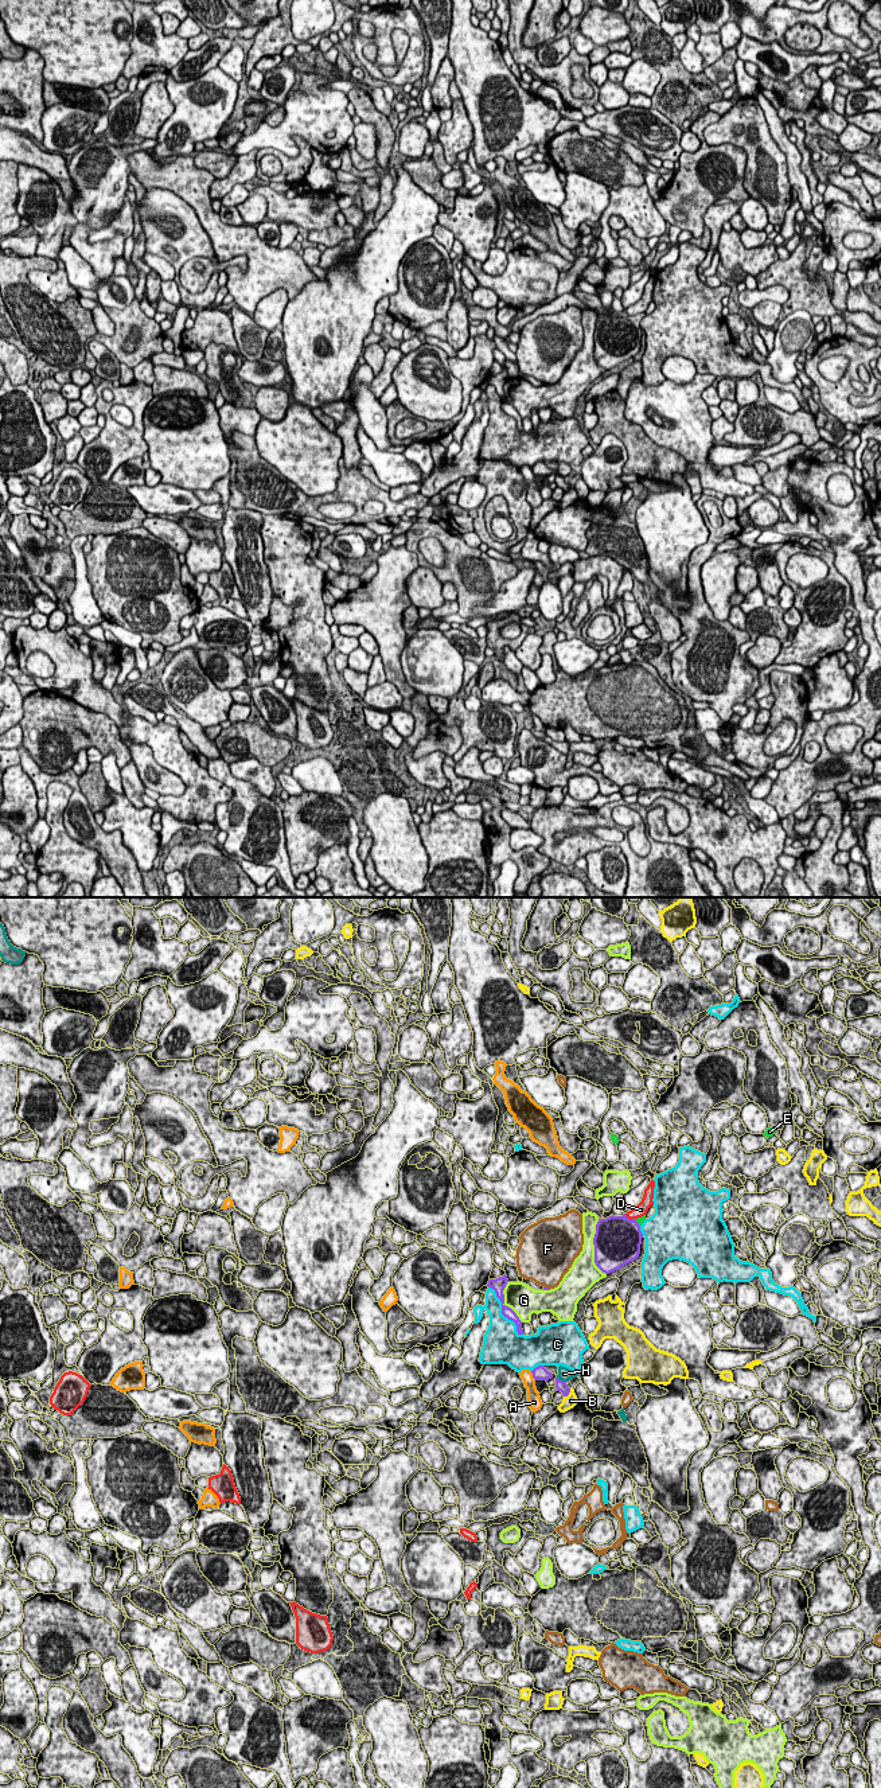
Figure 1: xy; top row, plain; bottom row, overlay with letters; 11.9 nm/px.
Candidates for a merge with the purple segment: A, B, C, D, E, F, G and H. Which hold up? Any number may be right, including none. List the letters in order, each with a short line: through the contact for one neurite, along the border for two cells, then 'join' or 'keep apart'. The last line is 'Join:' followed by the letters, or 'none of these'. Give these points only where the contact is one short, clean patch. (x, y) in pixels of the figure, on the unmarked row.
A: keep apart
B: keep apart
C: keep apart
D: keep apart
E: line xy (620, 332), (636, 319), (642, 315); join
F: keep apart
G: keep apart
H: keep apart
Join: E

